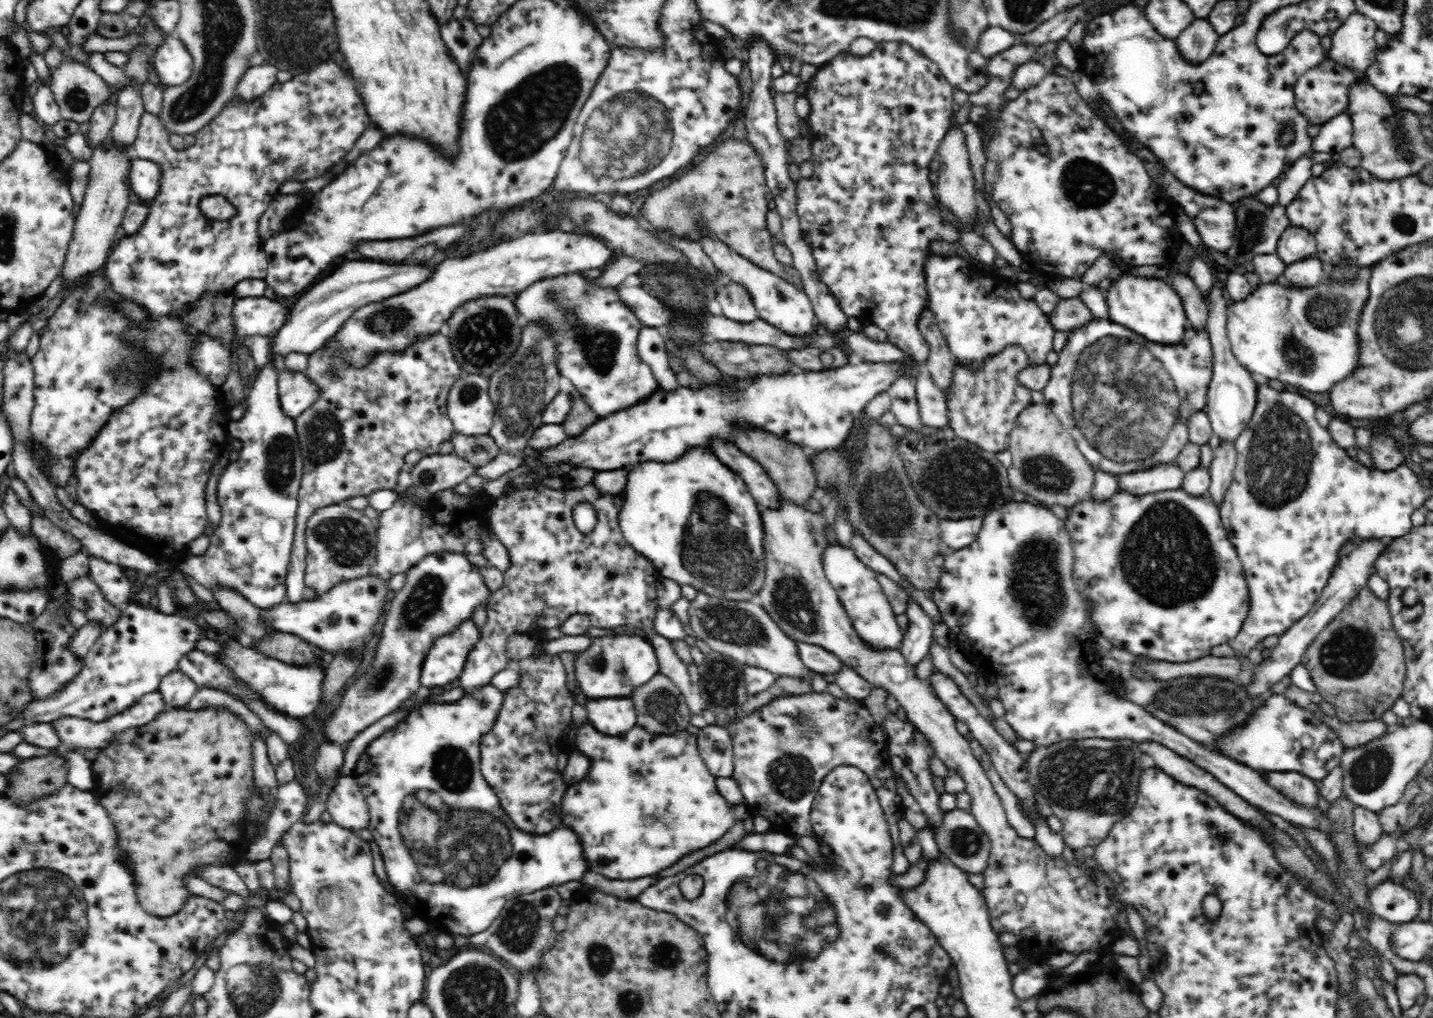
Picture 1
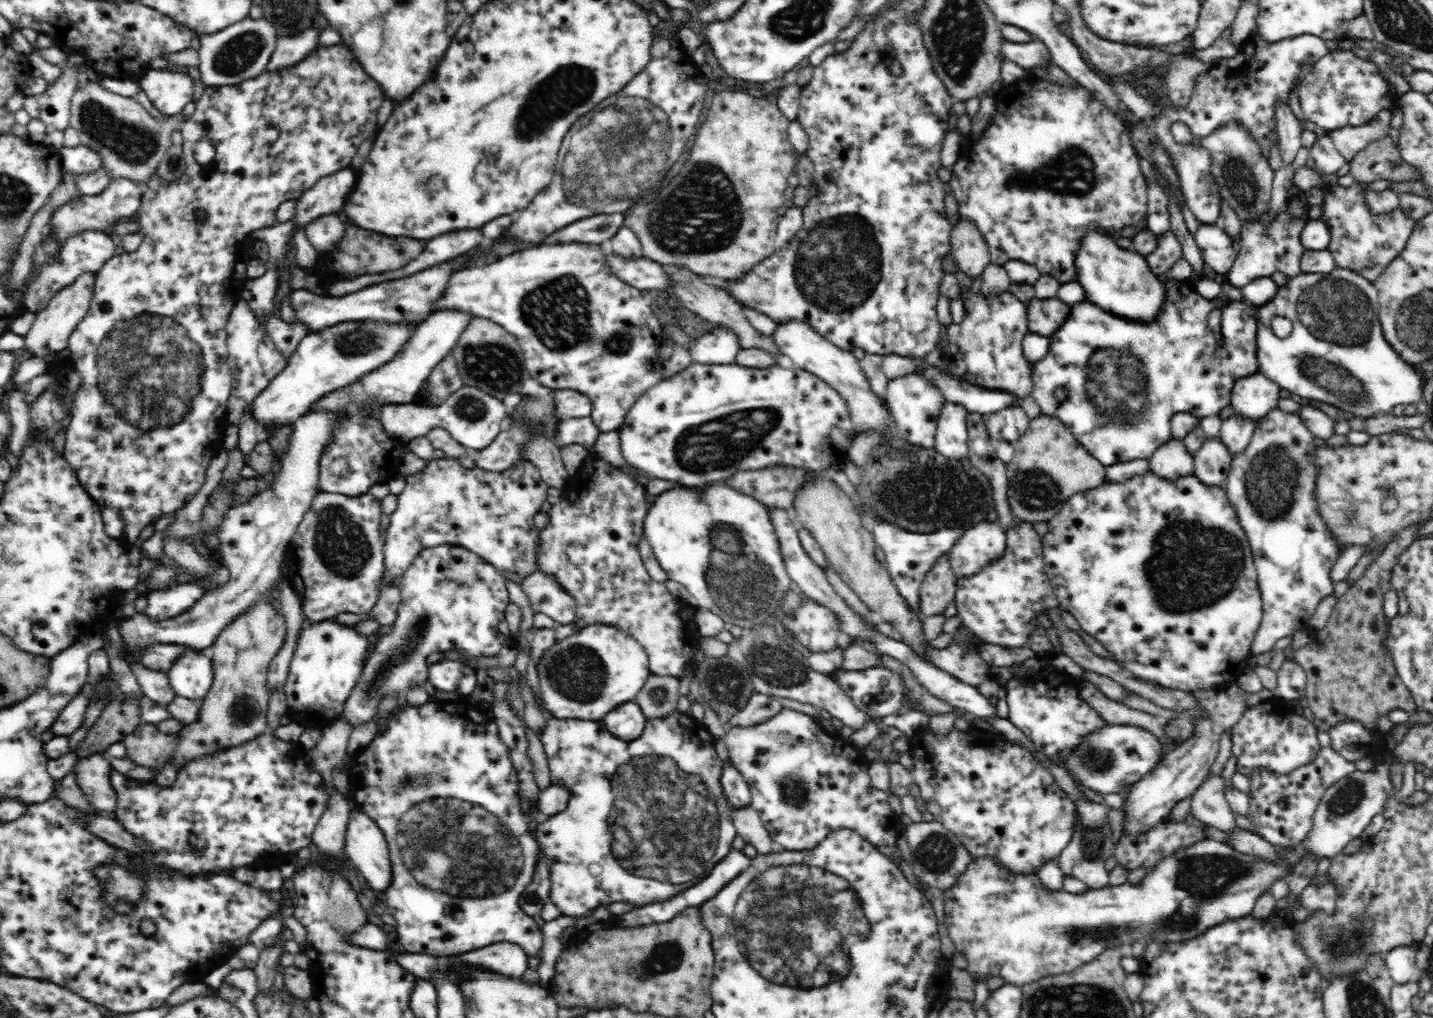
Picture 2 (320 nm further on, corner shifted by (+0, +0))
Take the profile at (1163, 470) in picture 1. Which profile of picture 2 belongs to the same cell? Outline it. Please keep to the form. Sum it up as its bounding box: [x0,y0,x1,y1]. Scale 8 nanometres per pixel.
[1148,438,1195,480]

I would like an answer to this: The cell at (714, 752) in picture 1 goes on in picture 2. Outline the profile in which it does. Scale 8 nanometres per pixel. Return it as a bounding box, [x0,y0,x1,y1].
[720,760,751,810]

